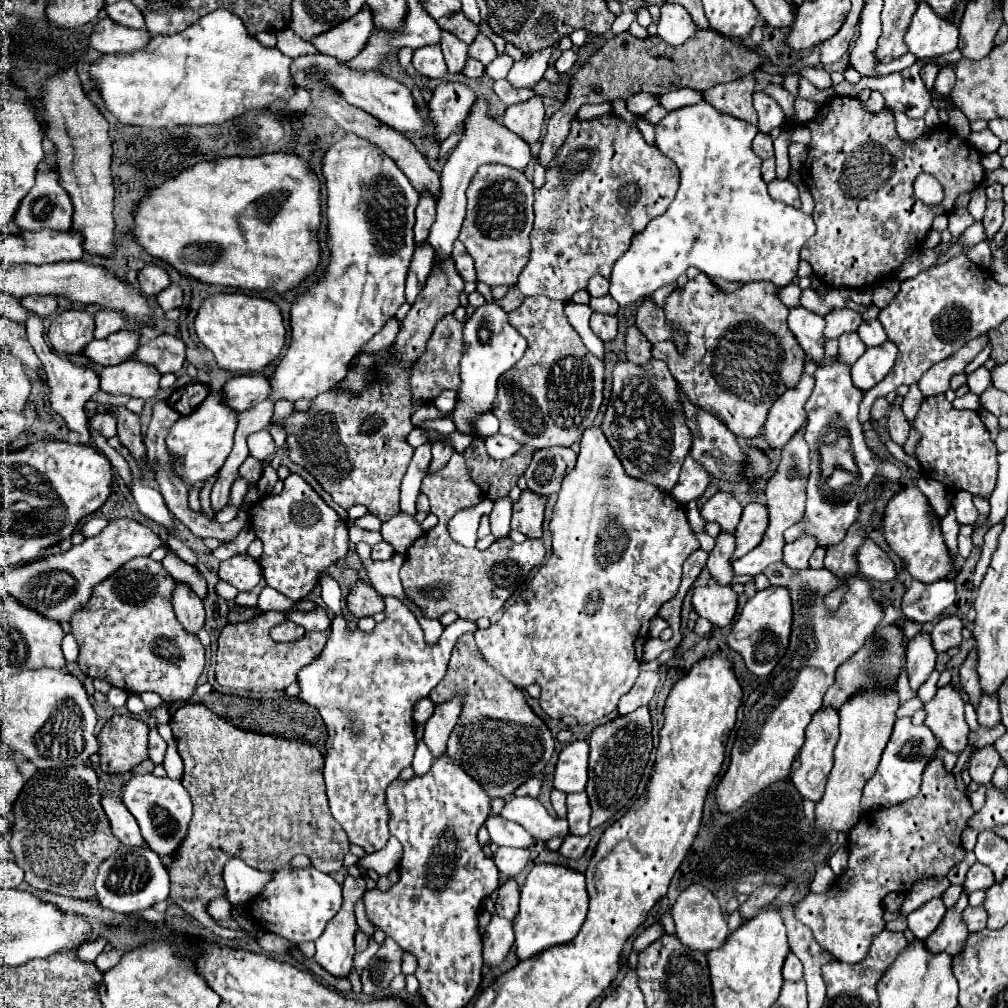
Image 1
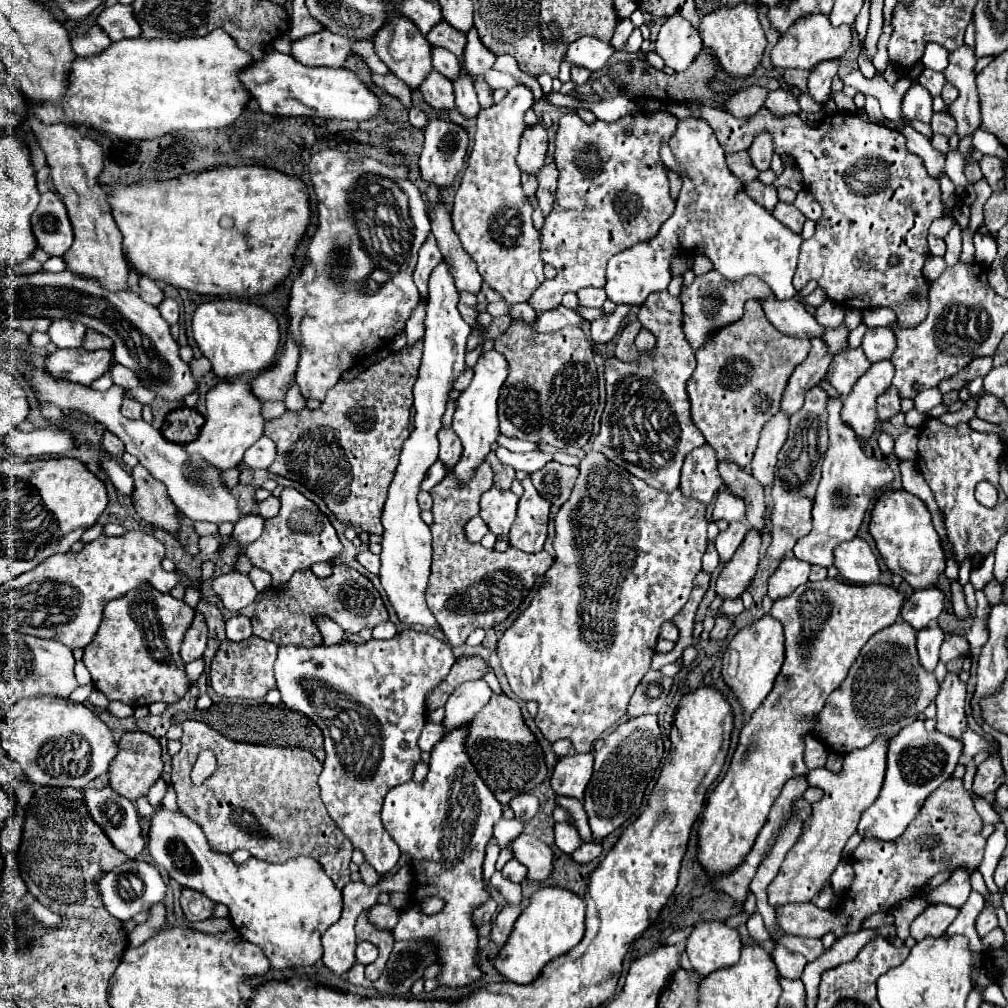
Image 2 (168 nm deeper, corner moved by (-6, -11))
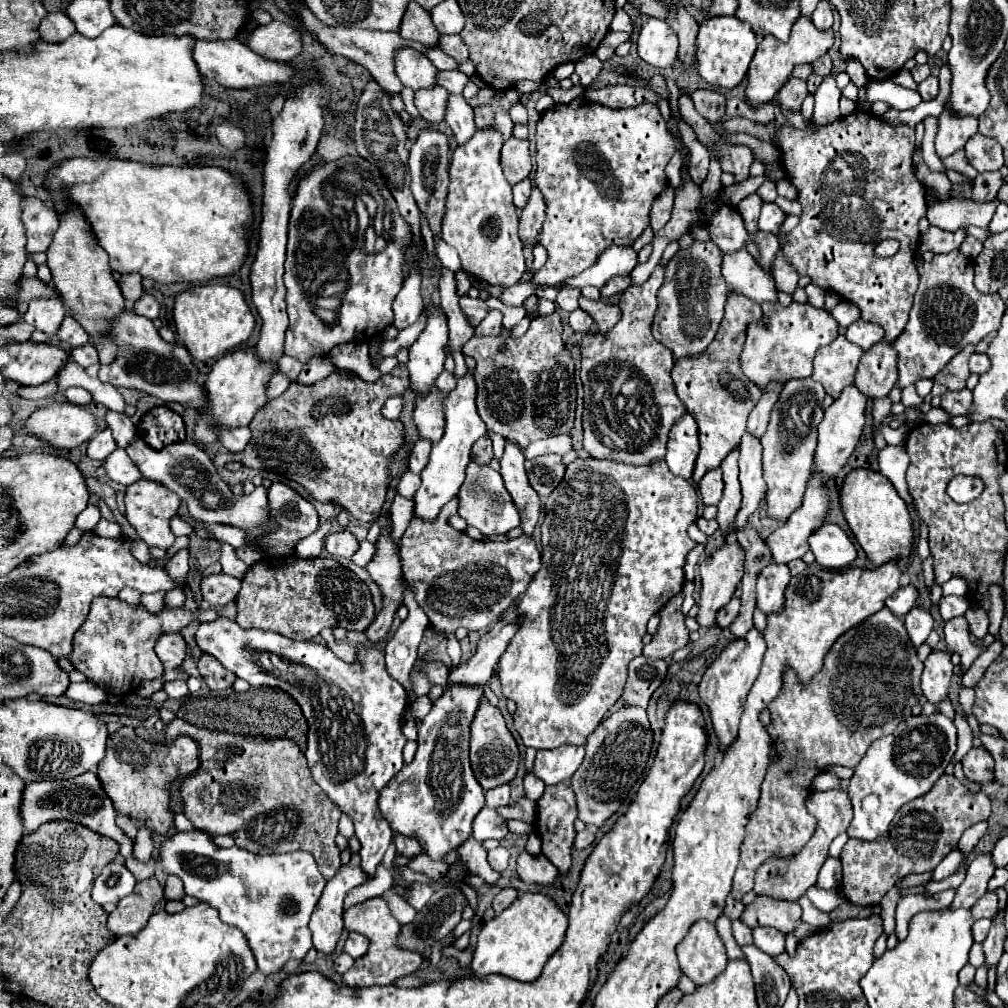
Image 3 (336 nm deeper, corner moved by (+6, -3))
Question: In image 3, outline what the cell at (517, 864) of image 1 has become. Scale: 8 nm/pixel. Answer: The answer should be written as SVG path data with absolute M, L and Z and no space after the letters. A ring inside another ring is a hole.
M496 847L496 849L488 851L490 867L494 867L498 873L506 871L506 867L508 867L508 859L510 859L510 853L508 853L508 849L504 849L504 847Z

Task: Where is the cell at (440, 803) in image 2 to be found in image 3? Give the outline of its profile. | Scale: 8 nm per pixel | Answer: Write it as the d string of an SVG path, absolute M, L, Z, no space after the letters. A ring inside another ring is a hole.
M448 685L444 693L432 703L430 713L422 719L418 729L418 751L410 765L404 765L398 777L394 777L380 793L378 805L384 819L390 823L392 831L420 839L426 855L436 861L442 861L448 851L454 851L462 841L472 835L472 821L478 811L484 807L484 791L480 783L474 779L468 759L468 741L470 741L470 723L474 713L484 699L484 687L478 685Z

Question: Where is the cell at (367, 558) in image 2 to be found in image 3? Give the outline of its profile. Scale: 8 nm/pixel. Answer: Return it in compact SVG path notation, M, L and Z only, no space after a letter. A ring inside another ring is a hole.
M346 529L342 531L336 531L336 533L330 533L324 541L324 547L326 551L332 555L332 557L346 557L350 559L356 549L358 549L358 541L354 539L354 535Z

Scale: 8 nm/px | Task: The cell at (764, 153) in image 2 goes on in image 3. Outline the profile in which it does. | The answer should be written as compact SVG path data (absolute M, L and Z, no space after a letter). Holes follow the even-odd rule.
M722 143L718 147L718 161L720 161L720 169L726 173L734 175L734 183L742 183L748 177L748 169L754 161L752 151L746 145L728 145Z

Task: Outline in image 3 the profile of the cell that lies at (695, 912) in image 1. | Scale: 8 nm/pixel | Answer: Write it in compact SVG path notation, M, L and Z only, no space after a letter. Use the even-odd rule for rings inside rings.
M696 921L684 941L676 947L680 967L696 985L710 983L720 975L726 965L726 949L716 933L716 927L708 921Z

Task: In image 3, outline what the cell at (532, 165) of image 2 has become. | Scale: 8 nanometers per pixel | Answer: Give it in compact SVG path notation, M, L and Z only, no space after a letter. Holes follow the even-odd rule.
M516 137L508 139L506 145L502 145L500 153L500 165L504 171L504 177L510 185L516 185L518 181L526 179L532 171L528 141L520 141Z

